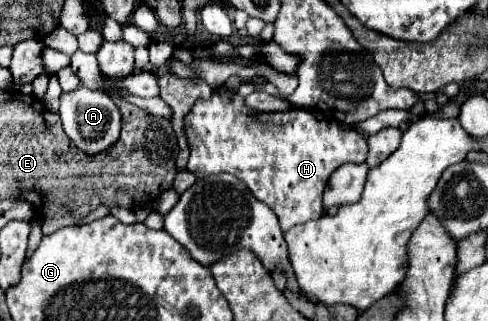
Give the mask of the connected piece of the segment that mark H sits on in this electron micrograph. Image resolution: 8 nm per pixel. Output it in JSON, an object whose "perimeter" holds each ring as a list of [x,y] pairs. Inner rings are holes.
{"perimeter":[[[215,89],[211,99],[199,99],[193,105],[193,111],[185,117],[185,131],[191,149],[187,169],[195,173],[195,177],[205,177],[211,173],[235,175],[259,201],[275,211],[283,231],[311,219],[319,219],[323,215],[321,193],[331,173],[345,163],[365,163],[367,159],[367,143],[359,131],[341,129],[335,121],[317,121],[311,111],[301,107],[293,107],[287,113],[251,111],[243,103],[243,97],[229,89]]]}

